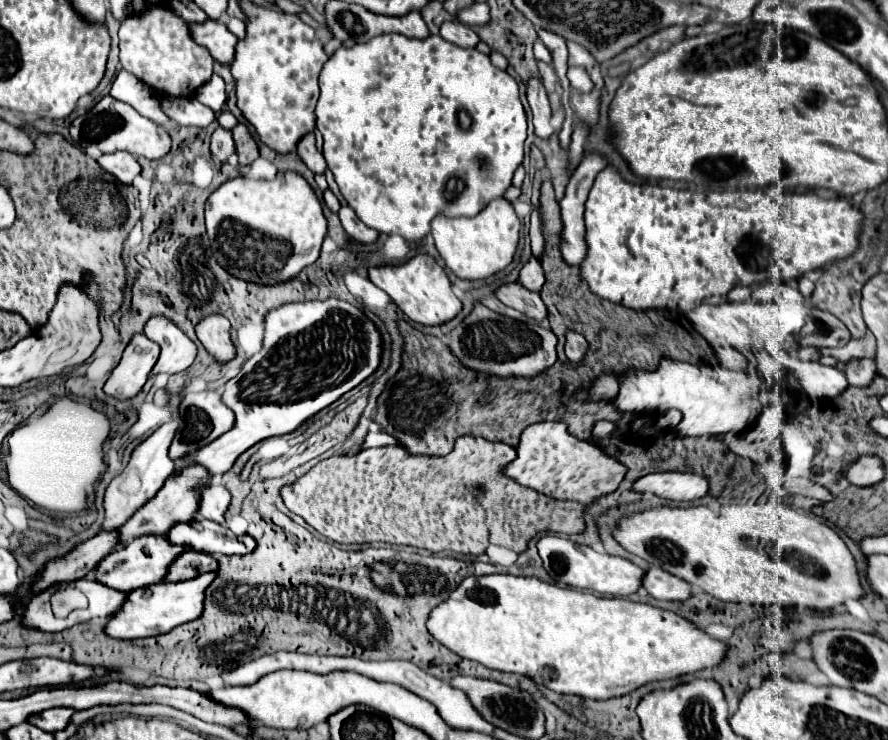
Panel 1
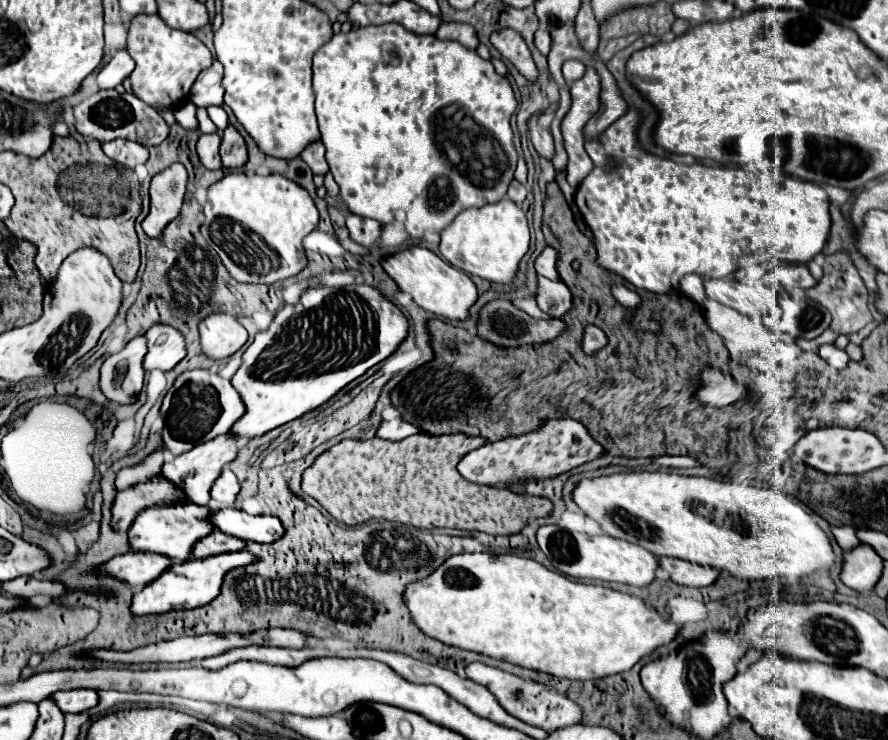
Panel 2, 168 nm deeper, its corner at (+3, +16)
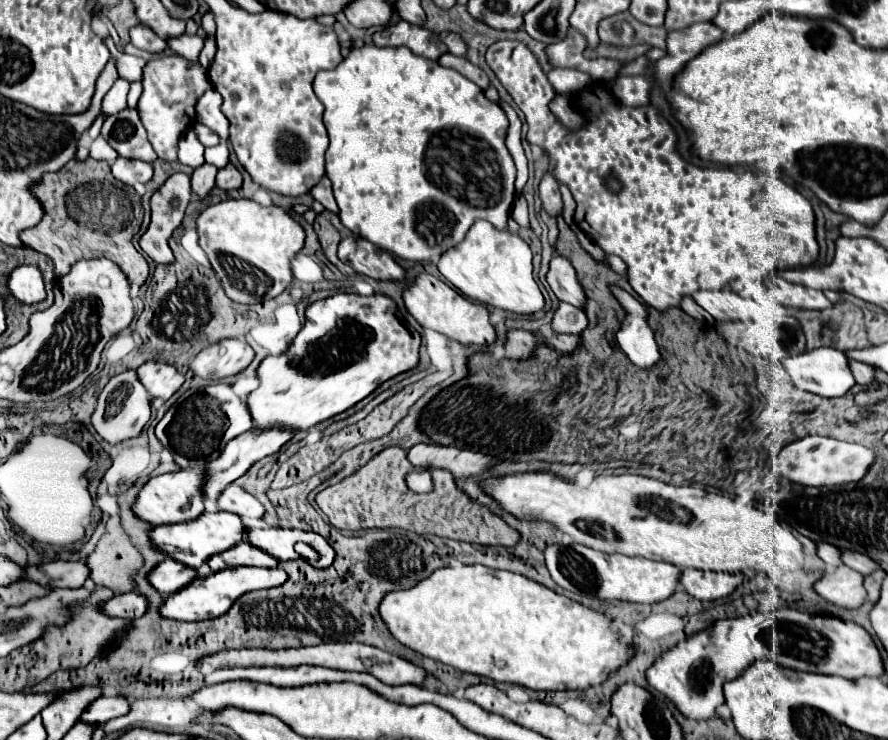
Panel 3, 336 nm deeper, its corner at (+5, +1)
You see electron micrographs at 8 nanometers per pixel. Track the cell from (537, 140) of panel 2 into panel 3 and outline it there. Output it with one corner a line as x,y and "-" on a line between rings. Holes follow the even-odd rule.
546,173
542,183
540,183
540,199
542,199
542,207
550,217
560,217
562,215
562,197
558,191
558,181

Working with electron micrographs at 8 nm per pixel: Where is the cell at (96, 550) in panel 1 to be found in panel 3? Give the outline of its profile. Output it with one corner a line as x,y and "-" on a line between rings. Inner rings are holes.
204,467
198,469
182,469
176,473
166,473
160,477
152,477
140,491
136,503
134,503
134,513
152,523
152,525
164,525
164,523
184,523
200,517
204,513
204,493
196,489
196,475
202,475
204,483

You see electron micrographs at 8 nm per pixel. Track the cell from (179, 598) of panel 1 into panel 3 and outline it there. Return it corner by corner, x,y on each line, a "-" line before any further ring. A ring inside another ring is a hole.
232,567
224,569
218,573
212,573
202,579
194,579
190,585
186,585
182,591
170,595
166,603
160,607
162,617
168,619
178,619
178,621
204,621
204,619
214,619
224,615
232,603
242,597
244,593
256,591
256,589
270,589
270,587
280,587
288,575
276,567
276,569
262,569
262,567

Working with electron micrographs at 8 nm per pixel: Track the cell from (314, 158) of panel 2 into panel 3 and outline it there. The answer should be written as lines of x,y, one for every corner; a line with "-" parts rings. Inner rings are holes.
324,177
324,179
312,189
312,197
314,197
316,201
320,201
328,211
332,211
332,213
338,215
336,199
334,199
334,195
332,195
332,187
330,187
330,179
328,179
328,177

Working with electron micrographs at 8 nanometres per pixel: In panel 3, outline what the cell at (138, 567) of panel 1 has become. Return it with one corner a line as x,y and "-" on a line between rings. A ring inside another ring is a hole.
220,511
220,513
202,513
198,519
194,521
188,521
188,523
174,523
174,525
160,525
160,527
154,527
150,531
150,537
152,537
152,543
168,553
168,557
192,567
192,569
198,569
202,563
206,563
212,555
216,553
222,553
238,543
244,541
246,537
246,525
242,523
242,519
234,513
228,513
228,511

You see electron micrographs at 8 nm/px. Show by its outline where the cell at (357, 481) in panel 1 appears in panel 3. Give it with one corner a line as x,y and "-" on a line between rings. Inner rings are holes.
388,447
380,451
368,465
358,469
356,475
320,491
316,503
328,515
330,523
342,531
358,531
370,527
400,527
406,531
414,531
418,535
444,533
438,537
506,547
516,545
516,541
520,539
520,535
512,527
508,527
498,515
492,515
484,505
478,505
464,491
460,491
450,471
432,469
434,491
426,495
418,495
408,489
406,473
410,471
414,471
414,467
408,461
406,451
400,447

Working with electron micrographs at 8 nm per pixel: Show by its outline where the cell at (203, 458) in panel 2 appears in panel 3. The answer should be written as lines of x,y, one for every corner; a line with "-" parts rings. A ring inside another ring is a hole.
272,427
272,429
264,429
264,431
250,429
250,431
246,431
244,435
238,435
236,439
232,439
232,441
226,445
224,453
222,453
216,461
212,461
212,463
208,465
208,481
204,483
204,489
202,489
204,495
206,495
208,499
216,499
216,497
220,495
220,491
222,491
226,485
230,485
234,479
242,477
256,461
260,461
260,459
264,459
264,457
268,457
268,455
278,453
278,451
294,437
294,433
296,433
296,431
292,431
290,427

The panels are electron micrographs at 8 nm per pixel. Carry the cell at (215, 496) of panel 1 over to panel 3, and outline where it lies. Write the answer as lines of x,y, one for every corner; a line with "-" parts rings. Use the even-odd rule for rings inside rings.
228,485
218,499
218,507
222,511
232,511
236,515
242,515
244,519
260,519
264,515
264,505
250,495
246,489
238,485

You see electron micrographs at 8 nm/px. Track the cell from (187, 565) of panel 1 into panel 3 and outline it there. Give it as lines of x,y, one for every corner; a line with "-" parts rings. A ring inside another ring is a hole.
242,541
240,545
232,547
230,551
222,551
220,555
214,555
208,561
210,569
222,571
228,567
240,567
240,565
254,565
254,567
278,567
280,561
264,551
260,551
258,547
252,547
248,541

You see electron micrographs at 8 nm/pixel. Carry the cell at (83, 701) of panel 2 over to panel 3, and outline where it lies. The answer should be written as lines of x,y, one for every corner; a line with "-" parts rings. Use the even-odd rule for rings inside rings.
116,695
116,697
100,697
96,699
84,713
82,713
82,721
86,723
106,723
110,719
122,717
130,711
130,703
126,697

